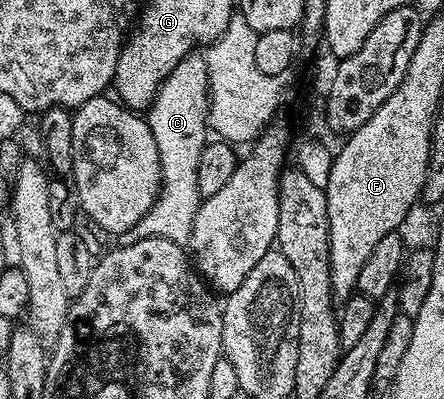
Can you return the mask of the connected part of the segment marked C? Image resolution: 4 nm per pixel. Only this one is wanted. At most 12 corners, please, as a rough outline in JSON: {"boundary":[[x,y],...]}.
{"boundary":[[187,53],[147,109],[161,189],[120,246],[193,239],[211,132],[205,55]]}

